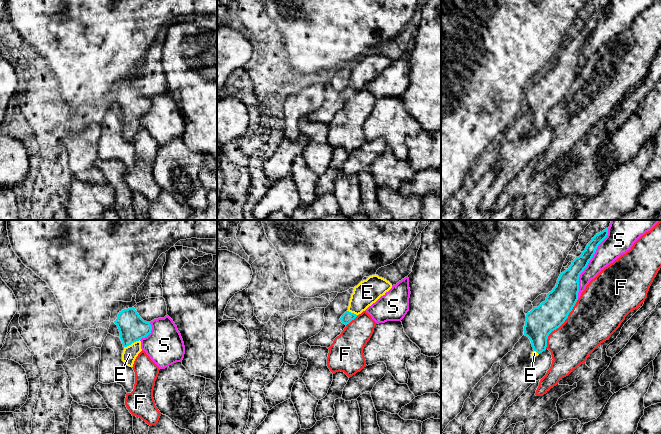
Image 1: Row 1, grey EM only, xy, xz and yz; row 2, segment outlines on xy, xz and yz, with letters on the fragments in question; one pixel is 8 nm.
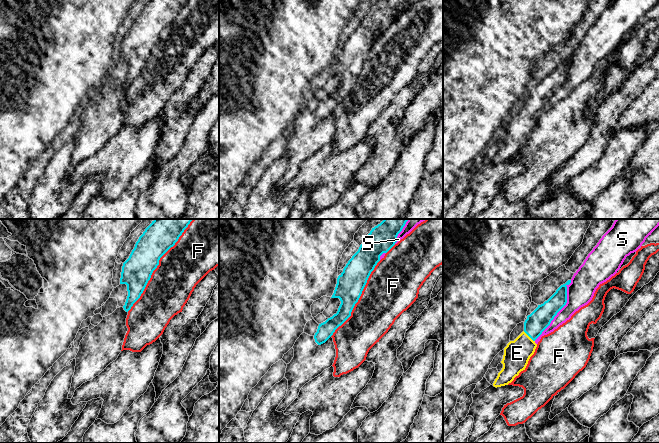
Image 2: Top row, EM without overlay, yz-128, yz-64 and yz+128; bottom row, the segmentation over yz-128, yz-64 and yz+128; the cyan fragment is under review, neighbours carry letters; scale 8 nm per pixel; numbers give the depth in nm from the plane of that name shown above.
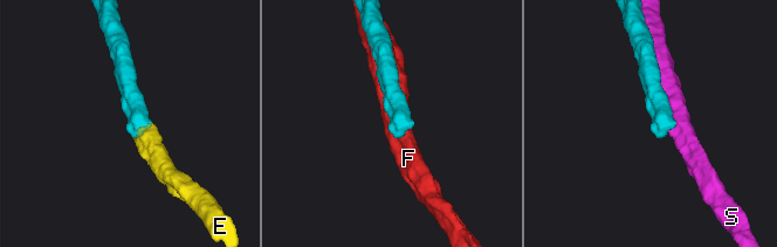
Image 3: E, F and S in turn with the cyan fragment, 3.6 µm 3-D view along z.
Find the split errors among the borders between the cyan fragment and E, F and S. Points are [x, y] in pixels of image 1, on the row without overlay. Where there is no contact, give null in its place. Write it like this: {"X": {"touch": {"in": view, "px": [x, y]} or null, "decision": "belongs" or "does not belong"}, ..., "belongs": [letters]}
{"E": {"touch": {"in": "xy", "px": [131, 119]}, "decision": "belongs"}, "F": {"touch": {"in": "yz", "px": [560, 101]}, "decision": "does not belong"}, "S": {"touch": {"in": "yz", "px": [588, 38]}, "decision": "does not belong"}, "belongs": ["E"]}

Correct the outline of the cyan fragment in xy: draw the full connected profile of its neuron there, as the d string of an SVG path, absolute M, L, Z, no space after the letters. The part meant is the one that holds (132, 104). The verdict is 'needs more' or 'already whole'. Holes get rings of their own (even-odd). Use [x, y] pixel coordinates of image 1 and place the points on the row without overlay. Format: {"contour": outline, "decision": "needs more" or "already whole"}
{"contour": "M134 83L119 88L114 99L119 105L124 123L122 137L127 142L133 143L136 133L142 127L140 116L151 109L152 102L139 92Z", "decision": "needs more"}

